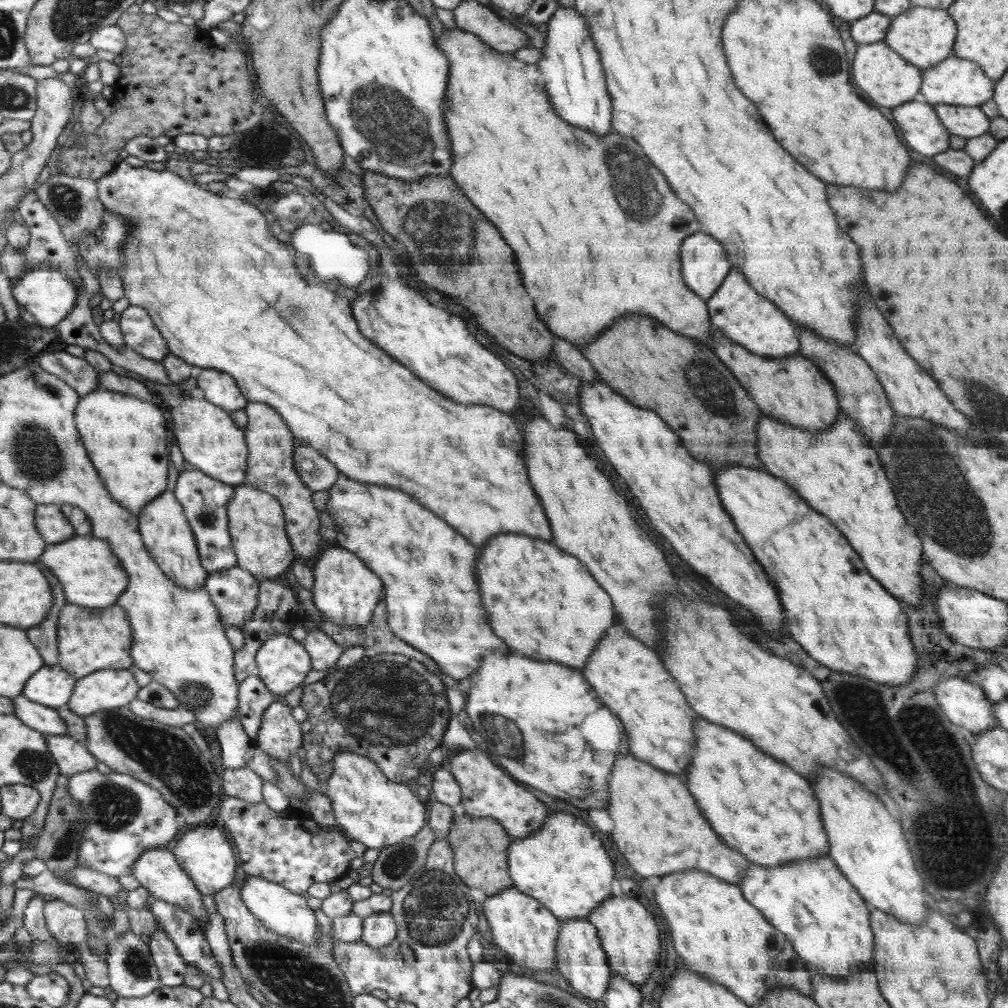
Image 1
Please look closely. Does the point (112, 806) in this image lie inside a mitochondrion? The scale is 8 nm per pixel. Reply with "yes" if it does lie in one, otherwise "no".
yes

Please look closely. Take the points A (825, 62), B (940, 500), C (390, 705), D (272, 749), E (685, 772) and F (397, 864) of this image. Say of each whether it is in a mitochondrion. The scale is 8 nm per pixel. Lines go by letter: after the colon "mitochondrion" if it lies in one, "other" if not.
A: mitochondrion
B: mitochondrion
C: mitochondrion
D: other
E: other
F: mitochondrion

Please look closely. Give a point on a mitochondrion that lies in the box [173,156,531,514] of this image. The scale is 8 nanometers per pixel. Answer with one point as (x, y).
(433, 228)

